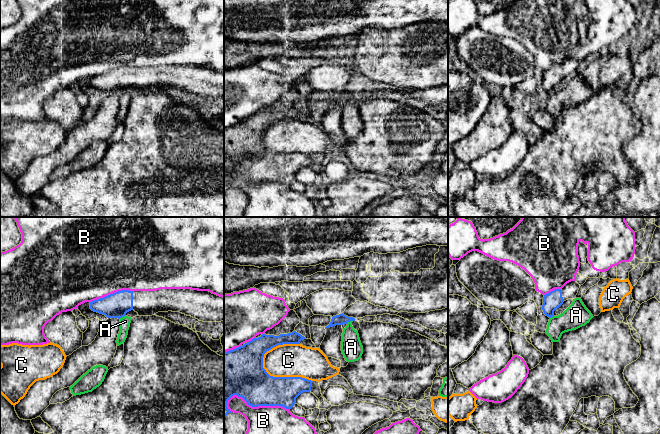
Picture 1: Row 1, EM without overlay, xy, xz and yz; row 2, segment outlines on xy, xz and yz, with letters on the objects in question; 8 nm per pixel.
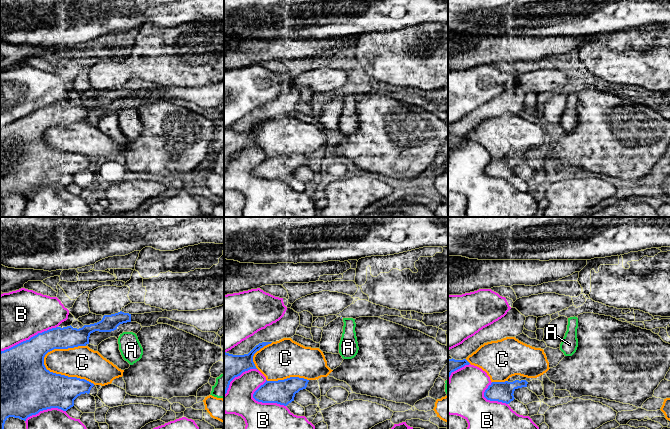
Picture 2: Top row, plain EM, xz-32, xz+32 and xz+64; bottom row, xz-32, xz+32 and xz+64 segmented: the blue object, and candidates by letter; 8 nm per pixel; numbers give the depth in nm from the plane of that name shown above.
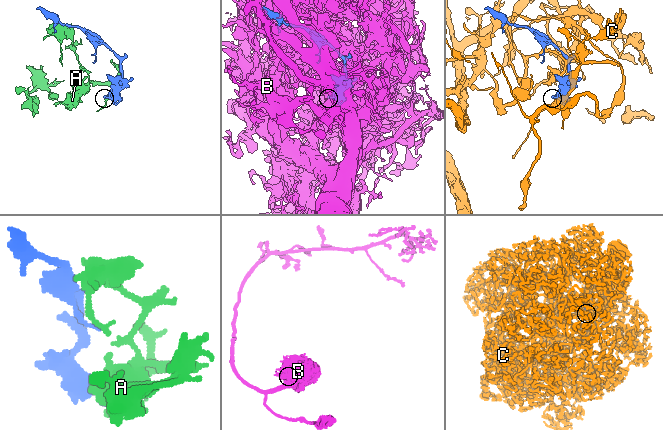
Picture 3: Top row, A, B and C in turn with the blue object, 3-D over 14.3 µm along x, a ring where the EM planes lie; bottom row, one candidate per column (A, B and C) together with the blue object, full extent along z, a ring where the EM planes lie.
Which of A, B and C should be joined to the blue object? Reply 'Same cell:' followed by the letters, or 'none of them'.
Same cell: none of them

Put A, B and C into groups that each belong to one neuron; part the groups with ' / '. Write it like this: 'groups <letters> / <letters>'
groups A / B / C

